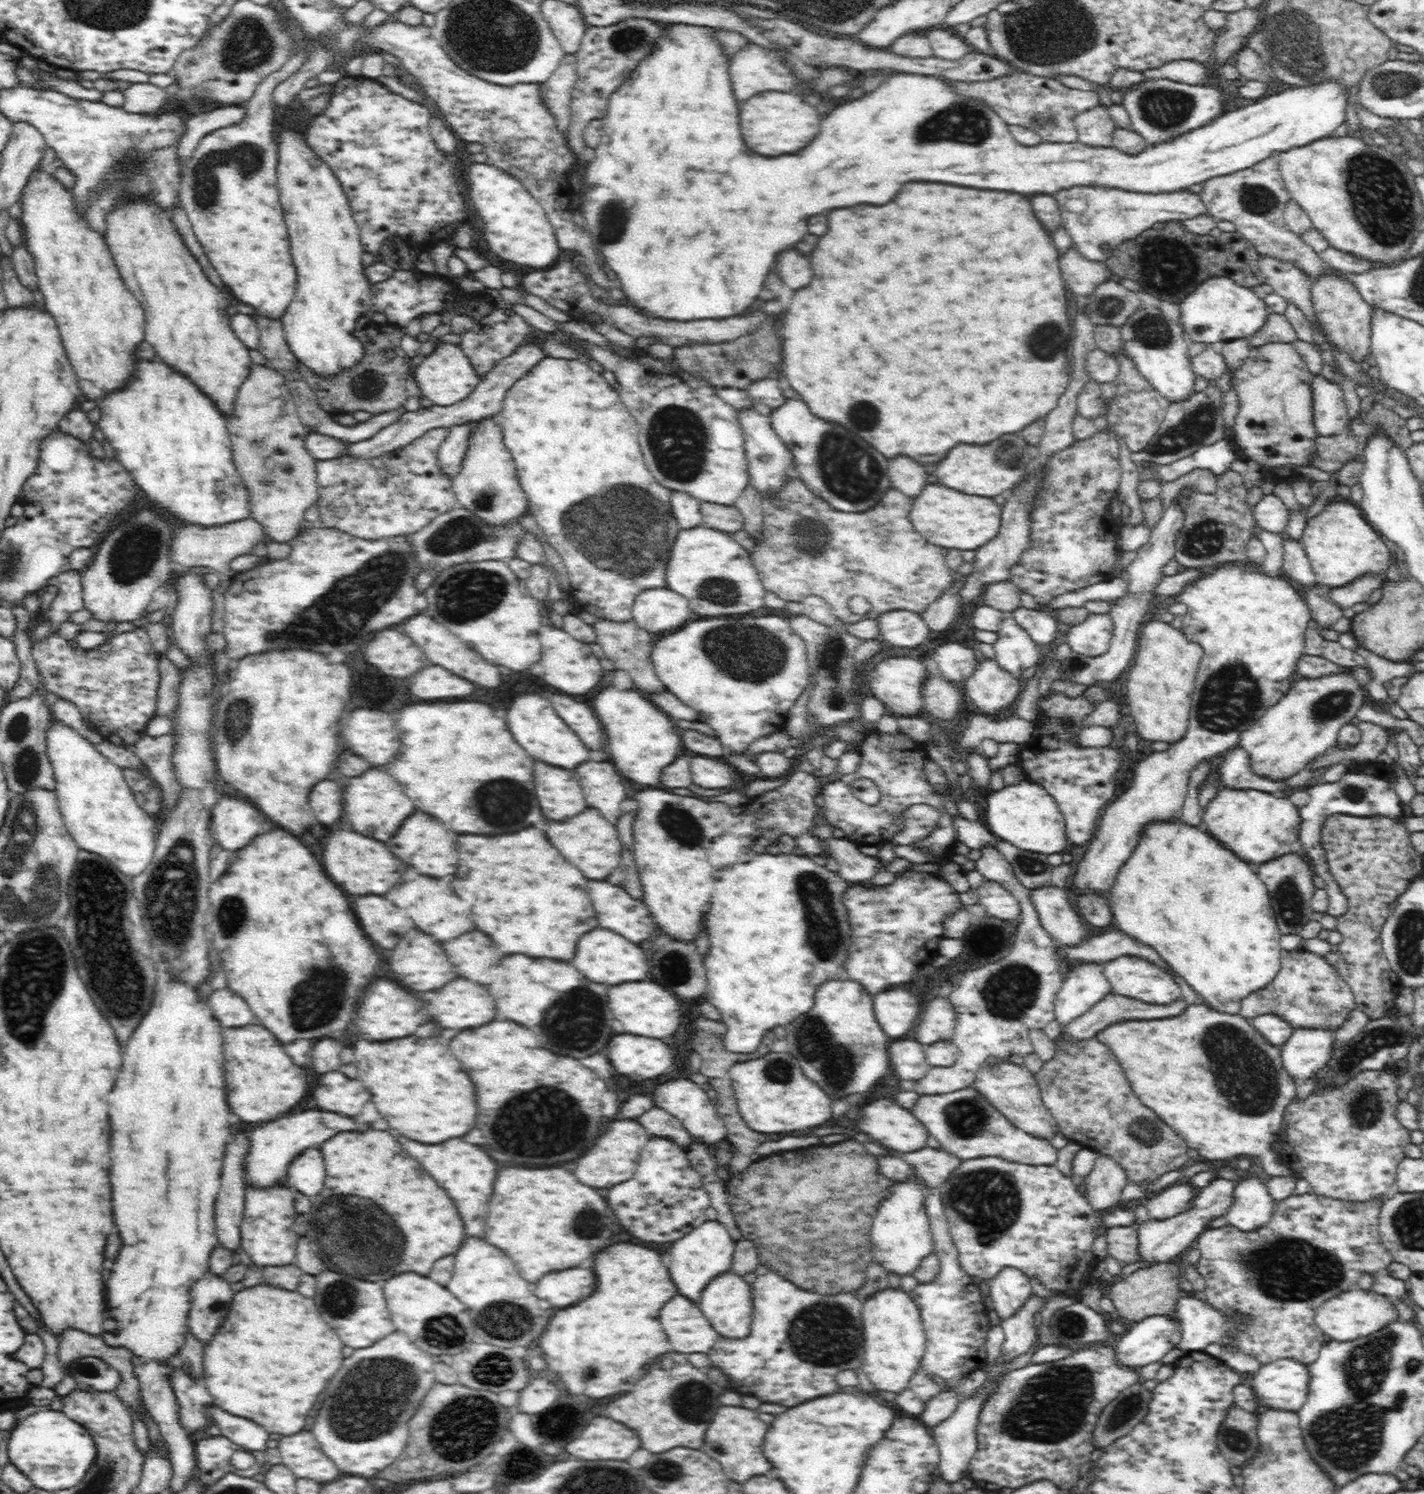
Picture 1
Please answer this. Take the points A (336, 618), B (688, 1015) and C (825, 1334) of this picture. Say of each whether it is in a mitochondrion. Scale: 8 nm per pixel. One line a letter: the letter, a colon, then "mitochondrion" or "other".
A: mitochondrion
B: other
C: mitochondrion

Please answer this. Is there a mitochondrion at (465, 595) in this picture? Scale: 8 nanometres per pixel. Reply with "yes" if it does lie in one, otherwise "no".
yes

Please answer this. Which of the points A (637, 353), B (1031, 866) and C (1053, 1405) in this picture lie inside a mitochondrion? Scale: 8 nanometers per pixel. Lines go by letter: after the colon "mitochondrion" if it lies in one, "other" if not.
A: other
B: mitochondrion
C: mitochondrion

